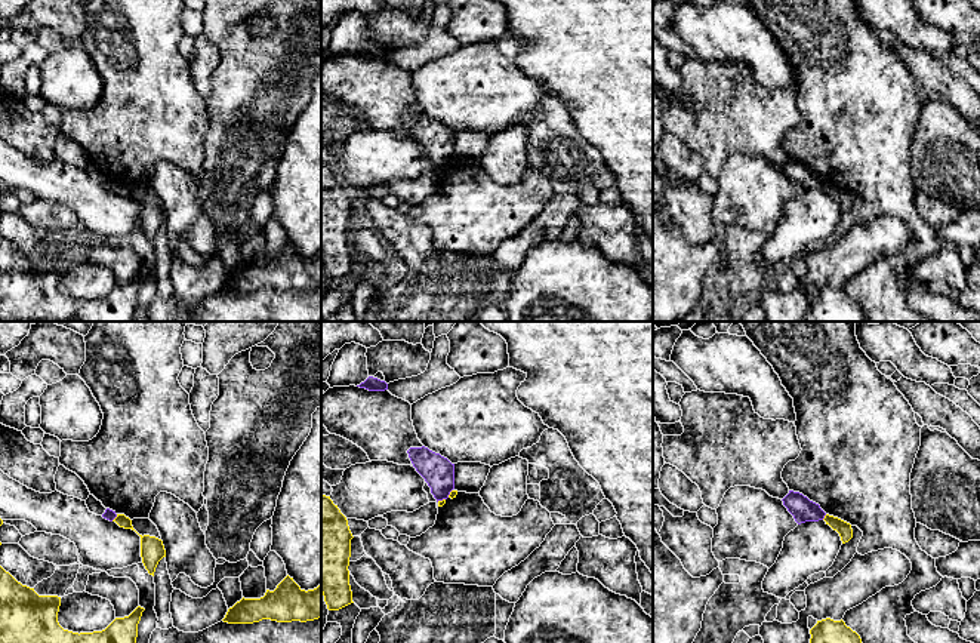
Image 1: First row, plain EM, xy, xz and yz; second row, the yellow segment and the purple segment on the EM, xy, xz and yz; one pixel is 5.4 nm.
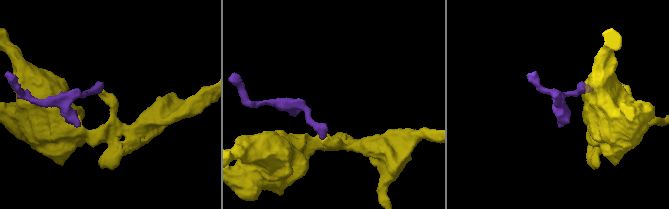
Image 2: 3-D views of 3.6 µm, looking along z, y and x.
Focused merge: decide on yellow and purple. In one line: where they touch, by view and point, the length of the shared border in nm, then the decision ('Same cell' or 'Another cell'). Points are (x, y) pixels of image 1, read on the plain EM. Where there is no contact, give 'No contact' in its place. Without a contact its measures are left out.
Touches yellow at yz (825, 185). Shared border 40 nm. Another cell

